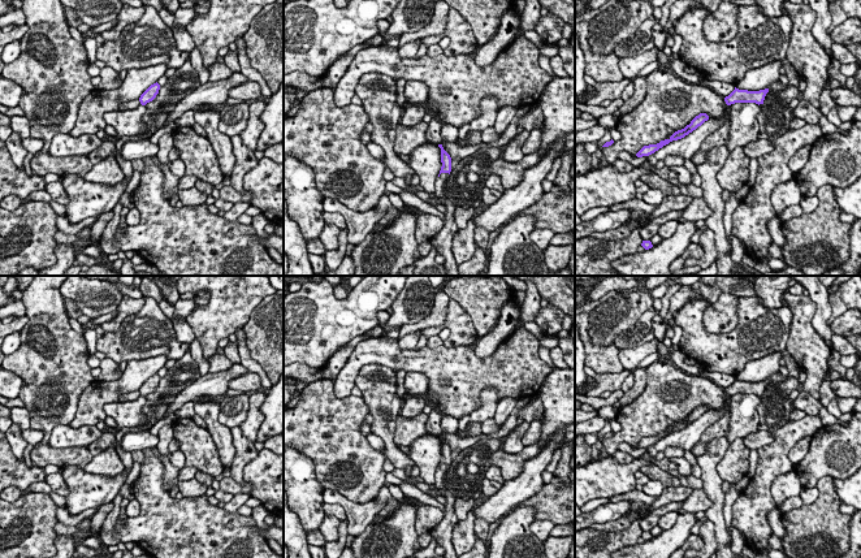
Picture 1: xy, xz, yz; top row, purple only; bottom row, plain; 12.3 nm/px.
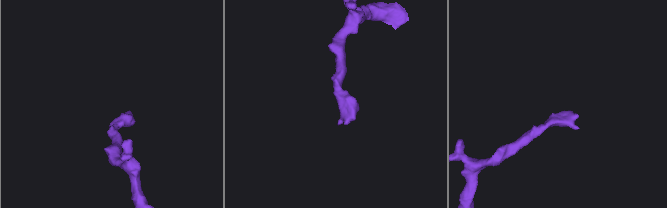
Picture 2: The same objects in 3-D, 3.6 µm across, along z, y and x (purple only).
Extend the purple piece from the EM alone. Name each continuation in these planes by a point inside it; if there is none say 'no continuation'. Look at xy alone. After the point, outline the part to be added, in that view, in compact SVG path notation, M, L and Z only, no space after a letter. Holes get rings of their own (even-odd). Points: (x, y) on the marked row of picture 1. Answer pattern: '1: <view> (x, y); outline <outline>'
no continuation

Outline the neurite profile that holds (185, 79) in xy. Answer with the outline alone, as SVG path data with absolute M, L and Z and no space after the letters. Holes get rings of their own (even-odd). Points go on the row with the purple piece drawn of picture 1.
M186 60L185 64L176 69L174 74L168 78L166 83L160 87L156 98L146 104L147 111L142 120L148 131L142 135L122 137L117 139L114 143L117 150L116 160L125 176L125 181L130 181L134 169L131 161L127 161L121 156L124 144L129 140L150 139L159 129L163 127L168 114L174 109L174 107L199 86L199 74L192 68L190 60Z

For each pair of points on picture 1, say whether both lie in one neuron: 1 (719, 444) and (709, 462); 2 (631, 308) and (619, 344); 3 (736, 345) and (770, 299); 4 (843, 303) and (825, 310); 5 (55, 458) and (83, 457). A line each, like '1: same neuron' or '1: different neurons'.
1: same neuron
2: different neurons
3: different neurons
4: different neurons
5: same neuron

